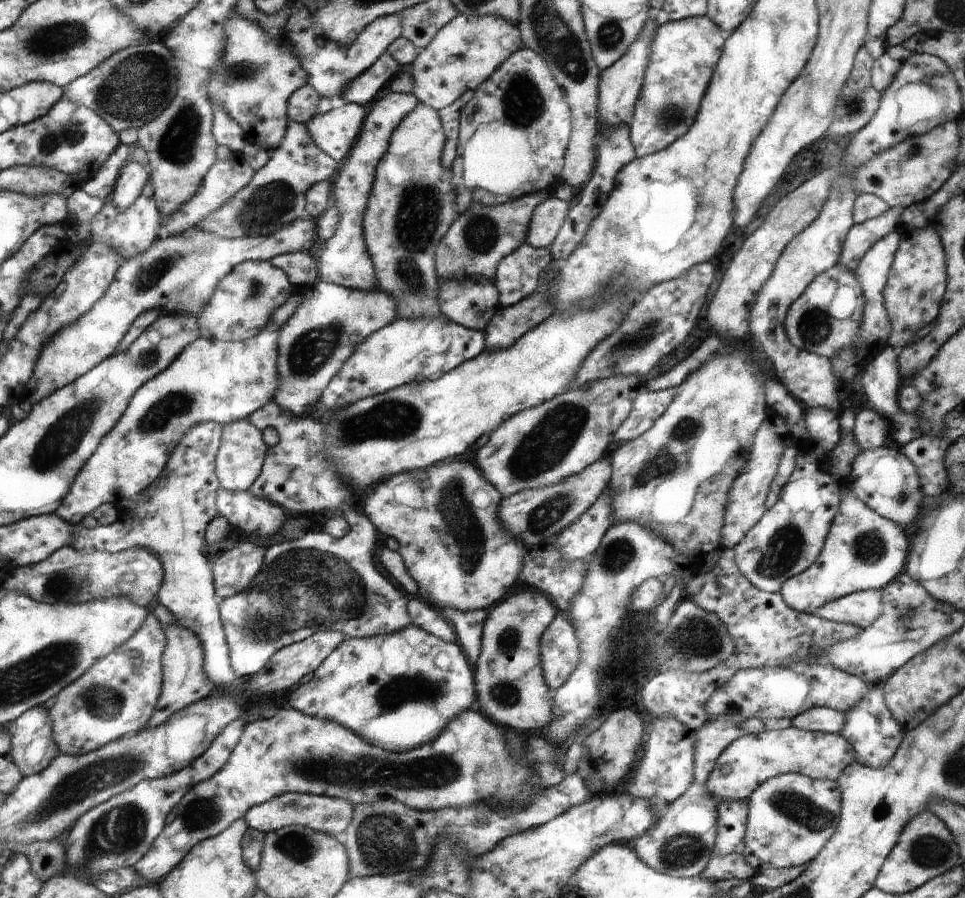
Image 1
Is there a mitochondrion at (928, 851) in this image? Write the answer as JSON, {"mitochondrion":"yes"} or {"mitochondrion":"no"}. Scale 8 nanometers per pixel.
{"mitochondrion":"yes"}

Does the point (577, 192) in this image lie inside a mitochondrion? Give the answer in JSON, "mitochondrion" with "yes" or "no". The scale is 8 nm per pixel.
{"mitochondrion":"no"}

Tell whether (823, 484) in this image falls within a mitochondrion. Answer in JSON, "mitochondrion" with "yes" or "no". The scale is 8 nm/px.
{"mitochondrion":"no"}

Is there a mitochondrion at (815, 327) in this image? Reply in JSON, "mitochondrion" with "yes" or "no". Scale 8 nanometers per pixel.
{"mitochondrion":"yes"}

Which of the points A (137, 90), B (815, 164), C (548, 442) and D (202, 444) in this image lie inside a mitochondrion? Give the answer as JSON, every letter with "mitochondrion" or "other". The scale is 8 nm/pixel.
{"A":"mitochondrion","B":"other","C":"mitochondrion","D":"mitochondrion"}

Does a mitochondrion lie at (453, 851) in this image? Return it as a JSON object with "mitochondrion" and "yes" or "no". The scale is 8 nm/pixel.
{"mitochondrion":"no"}

